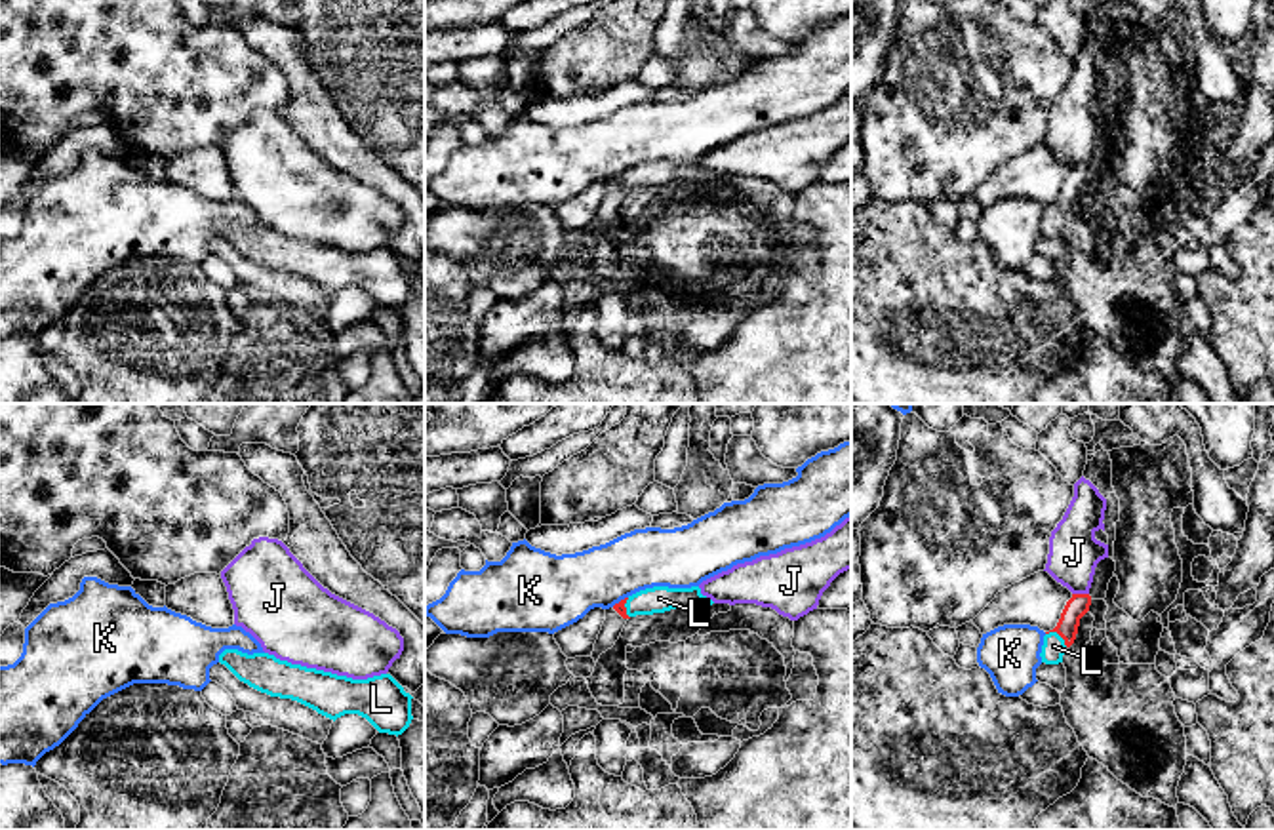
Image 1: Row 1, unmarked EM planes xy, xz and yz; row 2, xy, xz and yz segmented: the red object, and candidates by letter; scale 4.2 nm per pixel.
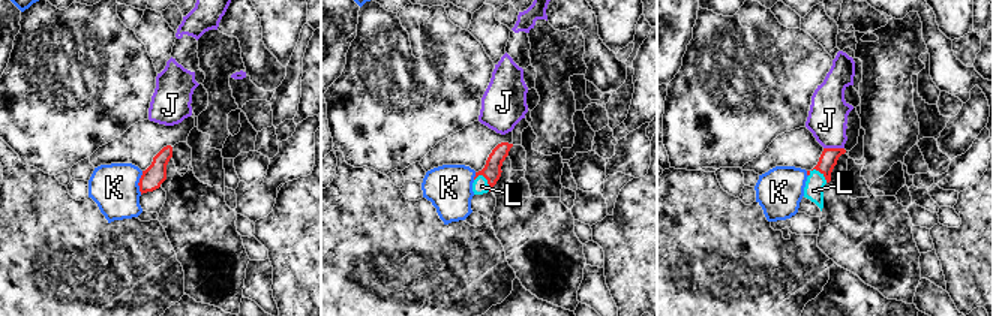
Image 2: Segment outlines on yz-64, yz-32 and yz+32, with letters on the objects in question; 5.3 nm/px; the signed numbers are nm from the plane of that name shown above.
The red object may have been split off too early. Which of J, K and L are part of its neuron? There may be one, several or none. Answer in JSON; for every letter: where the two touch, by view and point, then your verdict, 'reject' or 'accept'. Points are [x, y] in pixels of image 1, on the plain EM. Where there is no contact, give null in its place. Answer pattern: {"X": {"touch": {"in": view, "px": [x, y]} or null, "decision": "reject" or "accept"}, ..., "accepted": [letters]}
{"J": {"touch": {"in": "yz", "px": [1080, 168]}, "decision": "reject"}, "K": {"touch": {"in": "xz", "px": [621, 174]}, "decision": "reject"}, "L": {"touch": {"in": "yz", "px": [1057, 206]}, "decision": "accept"}, "accepted": ["L"]}

